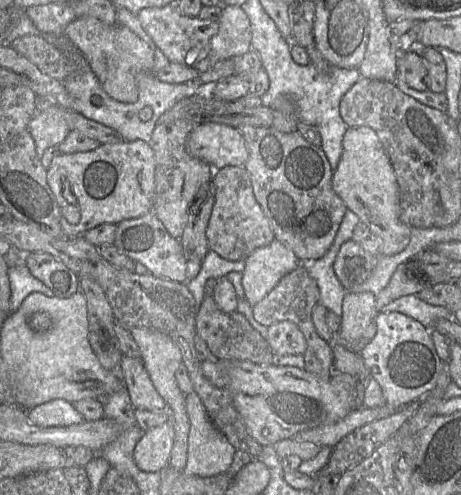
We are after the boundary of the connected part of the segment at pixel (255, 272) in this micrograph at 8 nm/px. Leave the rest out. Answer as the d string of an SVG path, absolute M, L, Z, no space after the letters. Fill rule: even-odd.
M277 239L256 249L245 260L242 285L245 299L253 307L262 300L286 274L295 270L301 260Z

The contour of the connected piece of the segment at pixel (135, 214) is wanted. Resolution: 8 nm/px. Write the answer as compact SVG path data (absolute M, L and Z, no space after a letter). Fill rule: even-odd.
M143 140L122 141L118 143L102 144L98 148L88 152L60 154L55 157L47 169L47 182L61 208L61 226L66 238L82 236L86 231L101 224L119 224L120 222L138 218L154 207L155 195L155 153L151 145ZM65 184L69 185L72 195L75 197L76 206L80 210L80 219L77 223L68 223L63 218L65 206L69 206L63 196Z

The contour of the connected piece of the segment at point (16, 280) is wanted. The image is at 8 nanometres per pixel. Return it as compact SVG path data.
M25 263L10 266L8 277L11 288L10 313L16 312L25 298L33 292L40 292L48 297L56 297L51 289L30 273Z

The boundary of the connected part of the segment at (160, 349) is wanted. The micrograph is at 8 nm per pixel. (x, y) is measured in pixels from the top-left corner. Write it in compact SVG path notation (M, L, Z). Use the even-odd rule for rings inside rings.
M136 327L132 328L130 333L139 347L141 360L153 385L166 402L174 426L174 442L169 466L177 470L184 470L188 461L190 421L186 410L186 396L180 390L175 376L176 371L183 364L181 350L169 335L156 329Z

